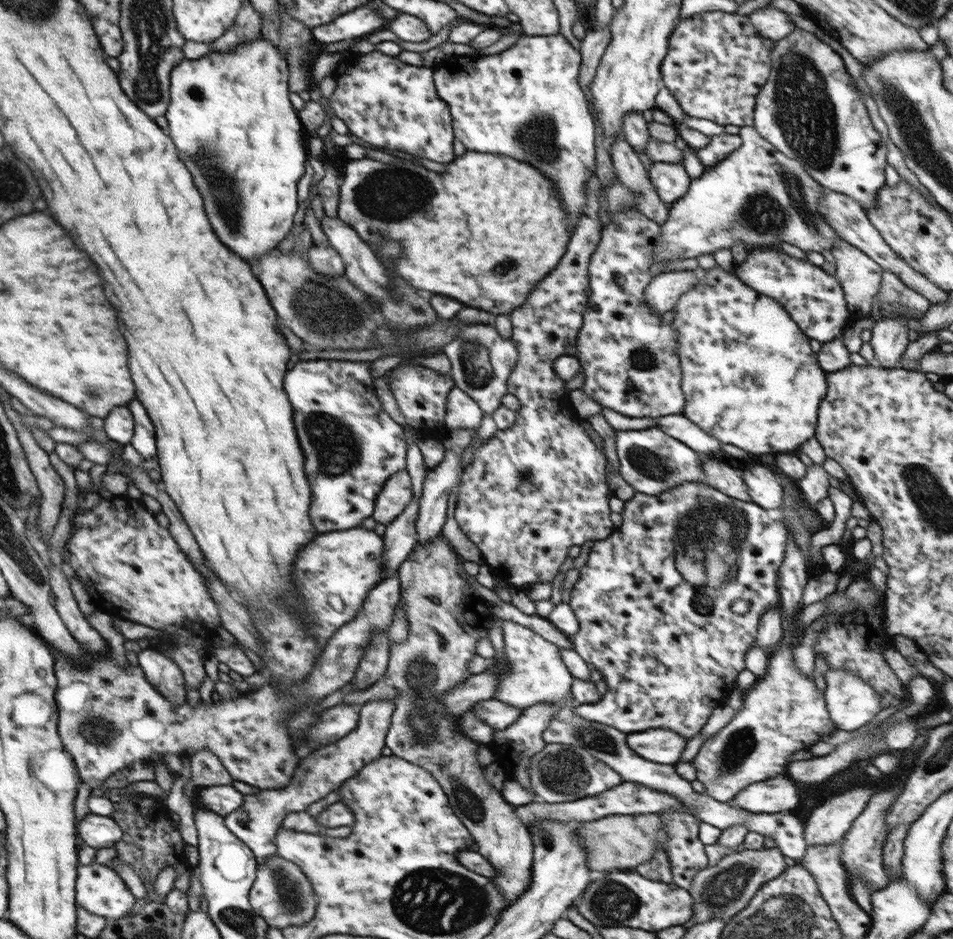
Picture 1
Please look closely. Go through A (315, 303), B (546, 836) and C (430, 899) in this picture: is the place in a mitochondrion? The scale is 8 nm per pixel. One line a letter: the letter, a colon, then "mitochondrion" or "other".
A: mitochondrion
B: mitochondrion
C: mitochondrion

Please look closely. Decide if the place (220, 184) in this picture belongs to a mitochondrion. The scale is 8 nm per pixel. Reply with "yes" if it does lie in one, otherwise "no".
yes

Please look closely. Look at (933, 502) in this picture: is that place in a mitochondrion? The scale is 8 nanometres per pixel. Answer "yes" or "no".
yes

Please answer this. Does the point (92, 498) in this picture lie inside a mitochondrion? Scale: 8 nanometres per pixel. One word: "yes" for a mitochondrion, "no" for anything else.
no

